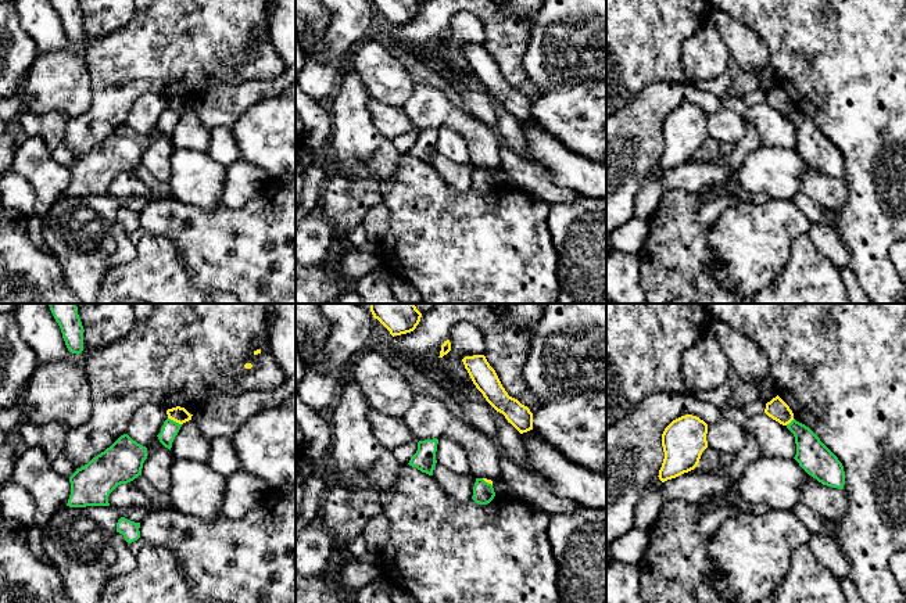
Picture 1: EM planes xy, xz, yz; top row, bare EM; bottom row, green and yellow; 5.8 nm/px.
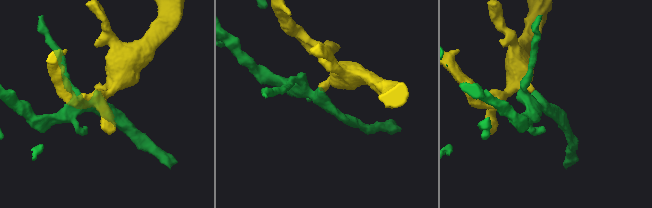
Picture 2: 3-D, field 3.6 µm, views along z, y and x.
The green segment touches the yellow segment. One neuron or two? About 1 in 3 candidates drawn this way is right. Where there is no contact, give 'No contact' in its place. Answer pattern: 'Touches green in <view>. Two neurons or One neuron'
Touches green in xy. Two neurons

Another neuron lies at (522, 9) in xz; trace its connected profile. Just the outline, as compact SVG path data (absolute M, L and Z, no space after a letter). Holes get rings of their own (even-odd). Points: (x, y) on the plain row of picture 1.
M493 0L497 6L502 8L506 15L513 15L518 18L529 18L534 21L542 0Z

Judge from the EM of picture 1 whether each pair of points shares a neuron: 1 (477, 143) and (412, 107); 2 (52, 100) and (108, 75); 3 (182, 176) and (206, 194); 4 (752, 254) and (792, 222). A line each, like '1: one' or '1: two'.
1: one
2: two
3: one
4: one

